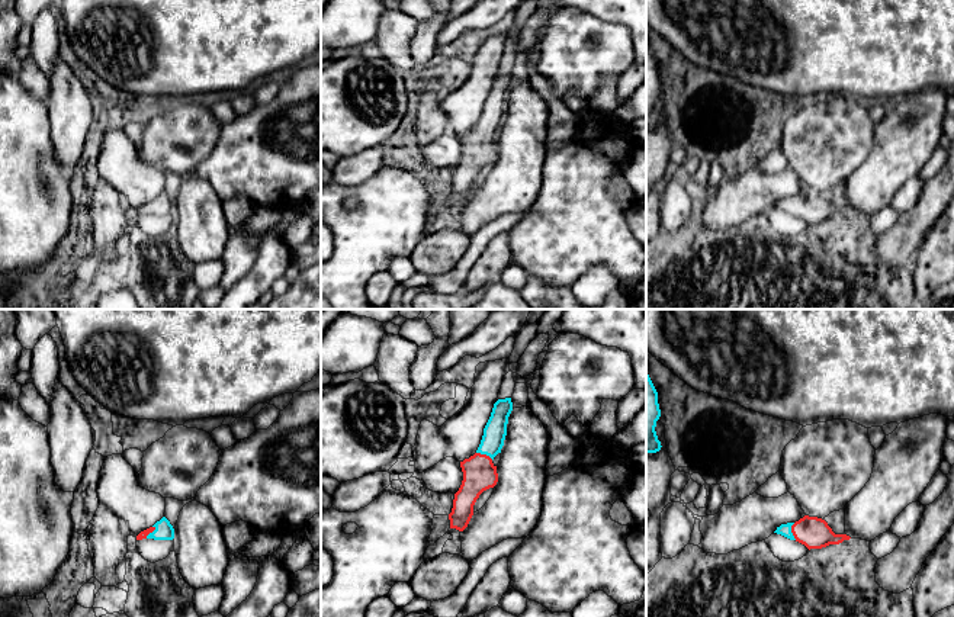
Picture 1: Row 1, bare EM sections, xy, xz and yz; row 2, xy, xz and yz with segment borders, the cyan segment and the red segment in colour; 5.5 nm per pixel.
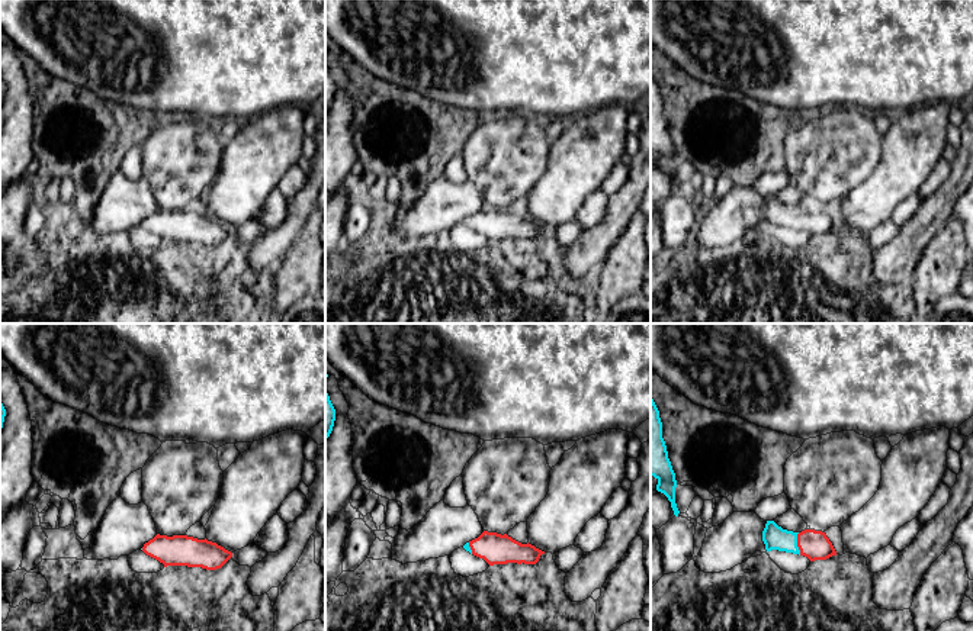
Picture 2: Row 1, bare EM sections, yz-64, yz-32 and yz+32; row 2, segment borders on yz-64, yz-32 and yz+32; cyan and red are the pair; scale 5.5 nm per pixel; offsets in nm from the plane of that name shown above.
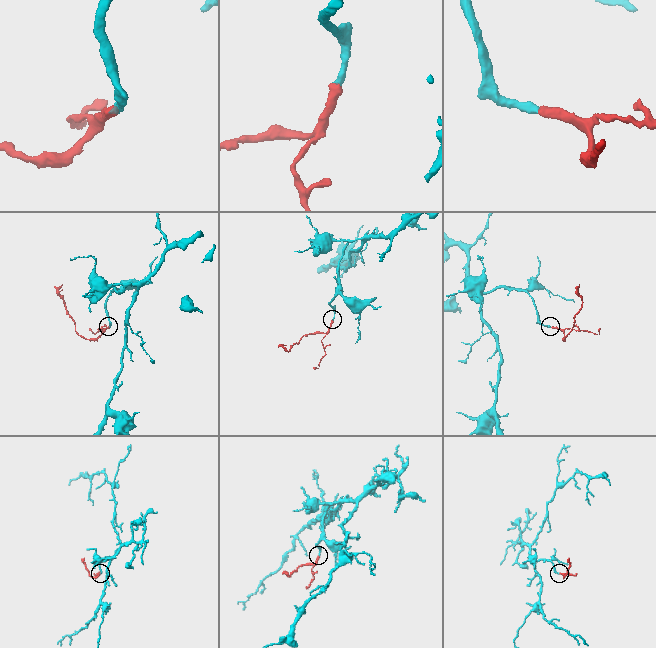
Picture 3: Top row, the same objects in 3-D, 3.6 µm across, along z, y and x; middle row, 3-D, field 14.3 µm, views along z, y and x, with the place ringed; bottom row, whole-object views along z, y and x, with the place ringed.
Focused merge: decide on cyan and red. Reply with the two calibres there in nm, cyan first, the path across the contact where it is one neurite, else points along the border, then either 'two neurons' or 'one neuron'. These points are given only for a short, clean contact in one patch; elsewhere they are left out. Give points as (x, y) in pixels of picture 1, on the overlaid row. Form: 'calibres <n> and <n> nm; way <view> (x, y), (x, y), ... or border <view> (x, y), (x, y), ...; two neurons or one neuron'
calibres 70 and 170 nm; way yz (784, 530), (790, 532), (815, 533); one neuron

